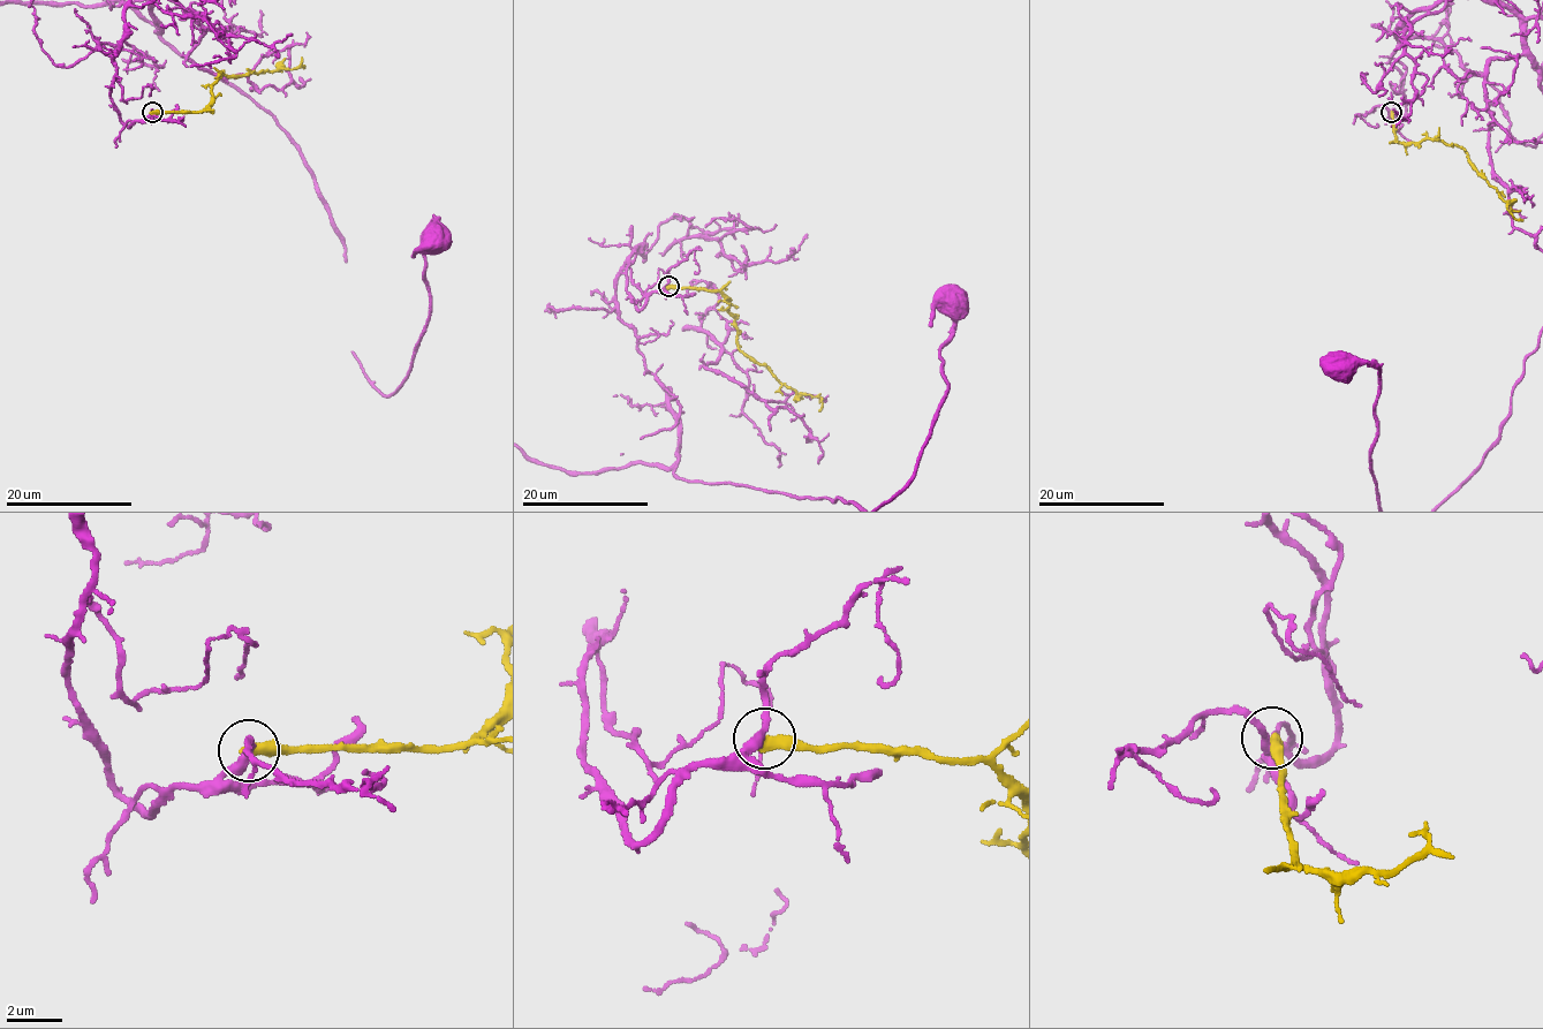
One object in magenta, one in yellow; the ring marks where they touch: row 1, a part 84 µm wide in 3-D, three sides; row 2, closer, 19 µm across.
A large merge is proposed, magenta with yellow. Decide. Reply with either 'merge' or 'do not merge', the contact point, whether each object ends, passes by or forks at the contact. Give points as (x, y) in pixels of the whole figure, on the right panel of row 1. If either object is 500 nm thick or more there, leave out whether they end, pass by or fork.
do not merge | (1391, 112) | magenta passes by | yellow ends

